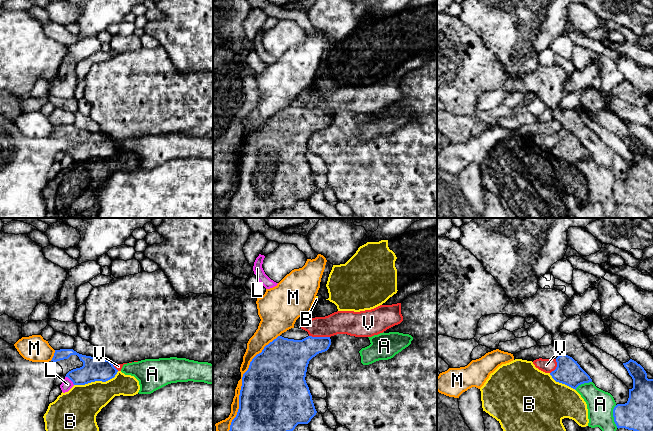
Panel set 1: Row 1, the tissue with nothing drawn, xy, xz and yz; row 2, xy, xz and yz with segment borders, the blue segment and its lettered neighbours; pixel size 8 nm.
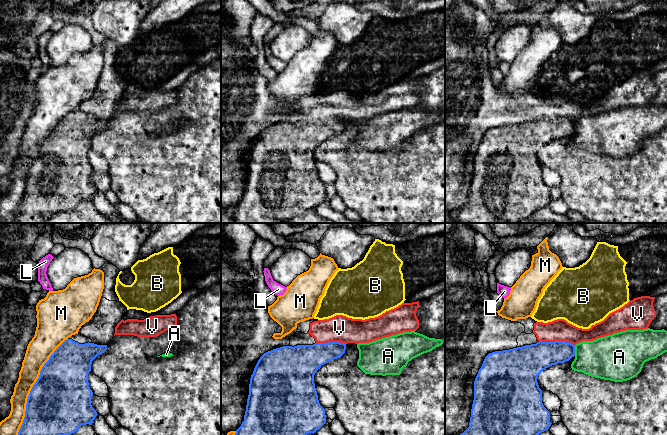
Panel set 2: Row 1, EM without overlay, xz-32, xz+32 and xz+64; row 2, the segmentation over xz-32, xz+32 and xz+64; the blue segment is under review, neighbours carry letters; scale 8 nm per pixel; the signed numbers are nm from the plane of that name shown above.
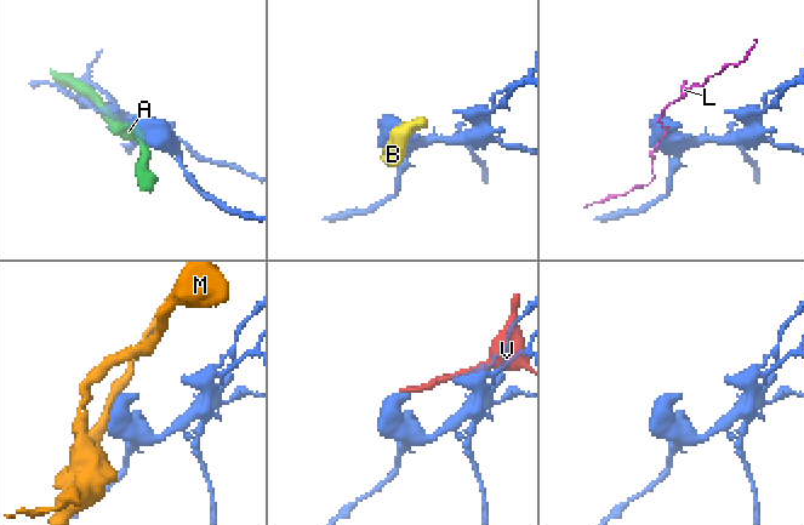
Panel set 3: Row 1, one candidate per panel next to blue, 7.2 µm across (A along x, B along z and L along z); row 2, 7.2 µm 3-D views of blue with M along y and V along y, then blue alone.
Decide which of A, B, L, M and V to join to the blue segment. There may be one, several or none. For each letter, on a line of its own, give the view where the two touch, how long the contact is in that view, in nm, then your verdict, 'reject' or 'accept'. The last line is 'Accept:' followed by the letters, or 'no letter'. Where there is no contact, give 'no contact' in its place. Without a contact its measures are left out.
A: meets blue in yz; contact 180 nm long; reject
B: meets blue in xy; contact 380 nm long; reject
L: meets blue in xy; contact 100 nm long; reject
M: meets blue in xz; contact 950 nm long; reject
V: meets blue in xz; contact 170 nm long; accept
Accept: V

